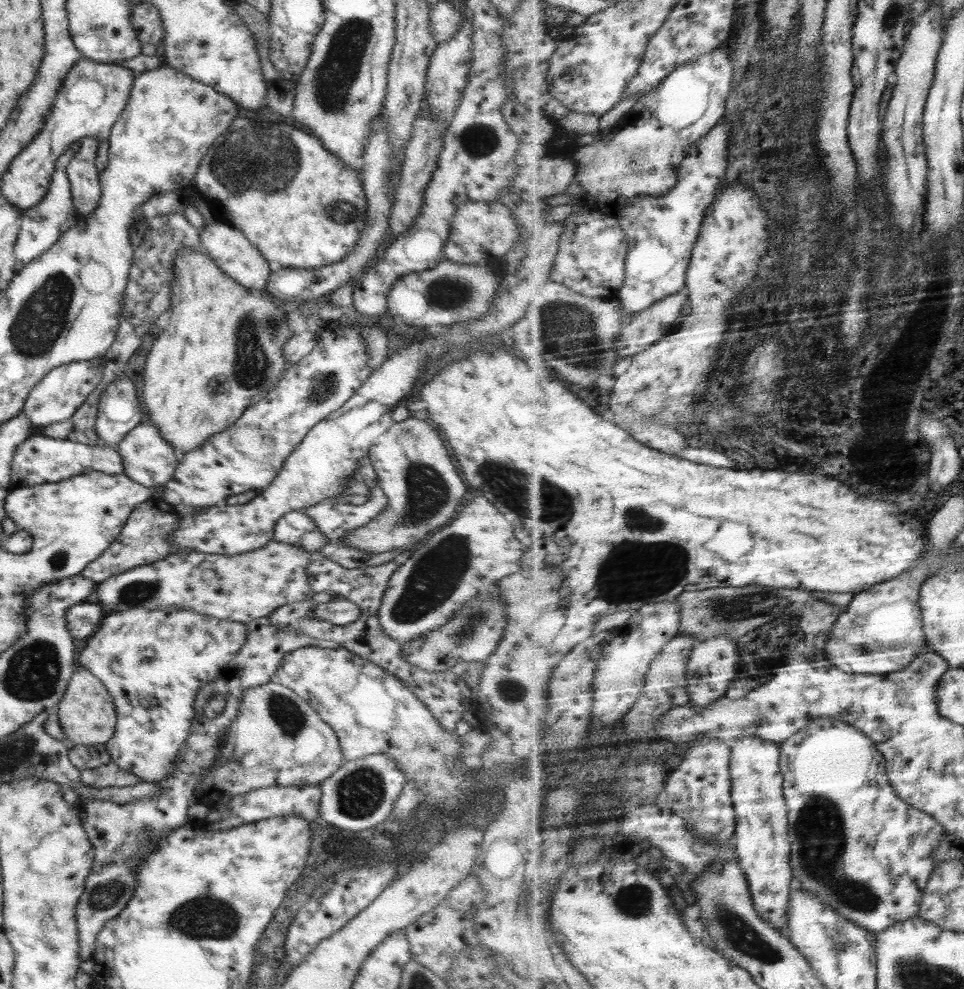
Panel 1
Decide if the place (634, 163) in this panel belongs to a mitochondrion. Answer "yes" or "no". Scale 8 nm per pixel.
yes

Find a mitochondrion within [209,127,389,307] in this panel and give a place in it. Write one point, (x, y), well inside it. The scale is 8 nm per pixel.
(343, 212)

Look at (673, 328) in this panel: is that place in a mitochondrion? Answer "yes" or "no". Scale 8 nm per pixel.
no

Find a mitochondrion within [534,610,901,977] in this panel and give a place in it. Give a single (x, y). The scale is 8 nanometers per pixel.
(821, 835)

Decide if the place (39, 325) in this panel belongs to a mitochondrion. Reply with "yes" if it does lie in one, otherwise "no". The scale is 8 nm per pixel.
yes

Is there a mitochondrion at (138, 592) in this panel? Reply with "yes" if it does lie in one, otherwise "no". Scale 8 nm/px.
yes

